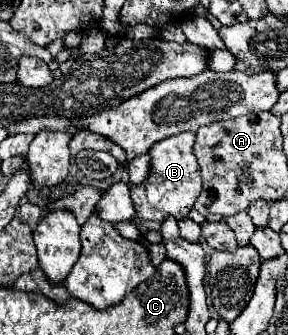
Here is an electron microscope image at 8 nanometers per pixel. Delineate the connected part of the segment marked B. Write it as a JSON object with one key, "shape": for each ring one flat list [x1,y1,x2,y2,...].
{"shape":[[178,133,170,139,162,139,150,147,150,165,152,173,148,175,146,183,142,185,130,185,130,197,136,207,136,219,134,225,140,229,140,233,146,233,148,229,160,229,164,217,174,215,176,219,182,219,188,215,188,211,194,205,194,199,198,199,202,191,200,171,198,163,192,153,194,147,194,133]]}

